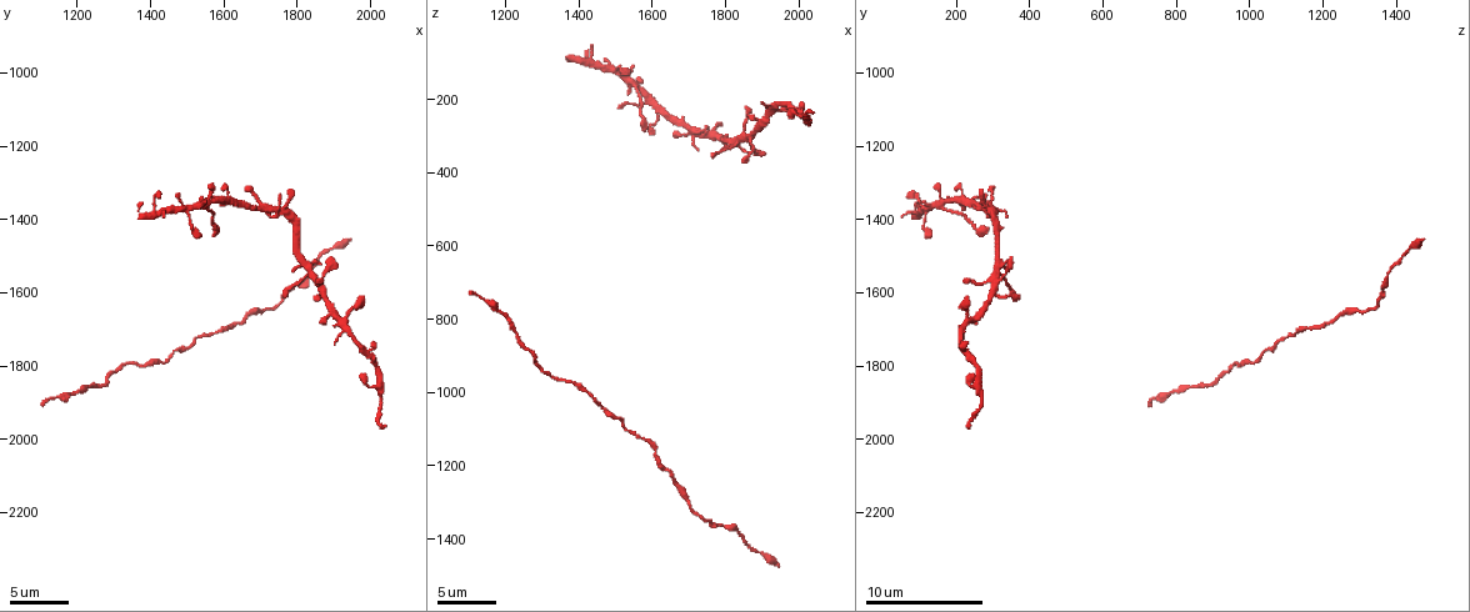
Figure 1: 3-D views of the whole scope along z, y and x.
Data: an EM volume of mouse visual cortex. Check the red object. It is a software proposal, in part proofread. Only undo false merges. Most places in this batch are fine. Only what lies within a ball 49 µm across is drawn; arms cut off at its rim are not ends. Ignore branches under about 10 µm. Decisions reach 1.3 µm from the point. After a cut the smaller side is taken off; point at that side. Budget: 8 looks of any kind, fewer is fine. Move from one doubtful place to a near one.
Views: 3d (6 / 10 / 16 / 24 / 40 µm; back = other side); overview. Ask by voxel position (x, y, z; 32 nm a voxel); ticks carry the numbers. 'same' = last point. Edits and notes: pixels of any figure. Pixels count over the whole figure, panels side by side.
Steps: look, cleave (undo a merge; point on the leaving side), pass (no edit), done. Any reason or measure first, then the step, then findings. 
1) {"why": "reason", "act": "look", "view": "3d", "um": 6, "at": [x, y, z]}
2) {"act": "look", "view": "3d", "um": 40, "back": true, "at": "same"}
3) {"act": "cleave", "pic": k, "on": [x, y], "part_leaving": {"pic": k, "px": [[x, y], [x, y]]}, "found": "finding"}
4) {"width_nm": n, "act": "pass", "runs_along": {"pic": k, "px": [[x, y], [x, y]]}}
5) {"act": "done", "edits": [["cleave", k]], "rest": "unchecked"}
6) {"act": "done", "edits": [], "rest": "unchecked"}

{"why": "four-way junction", "act": "look", "view": "3d", "um": 10, "at": [1570, 1350, 180]}

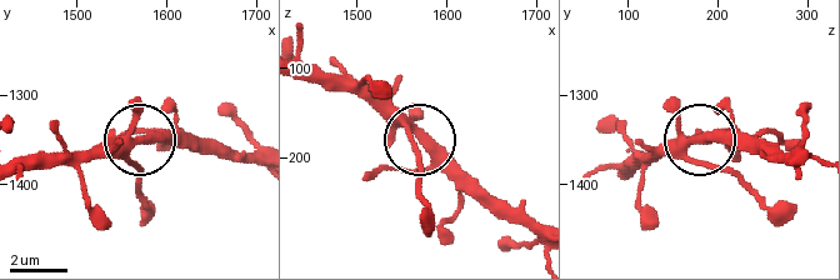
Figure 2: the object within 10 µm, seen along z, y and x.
{"act": "pass", "found": "all the same cell"}

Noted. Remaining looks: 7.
{"why": "looks like a crossing", "act": "look", "view": "3d", "um": 10, "at": [1830, 1540, 310]}

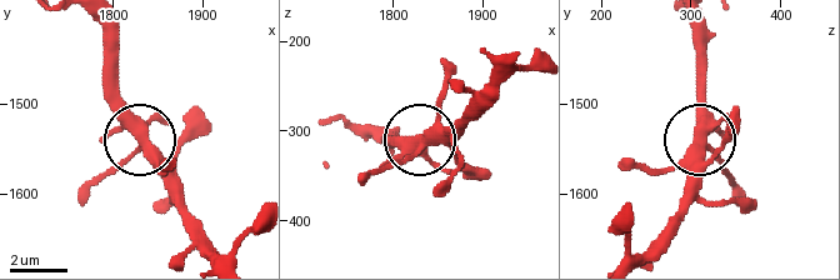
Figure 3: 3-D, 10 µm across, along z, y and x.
{"width_nm": 390, "act": "pass", "found": "one cell here"}

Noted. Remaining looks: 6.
{"why": "thick turns thin", "act": "look", "view": "3d", "um": 6, "at": [1920, 1670, 240]}

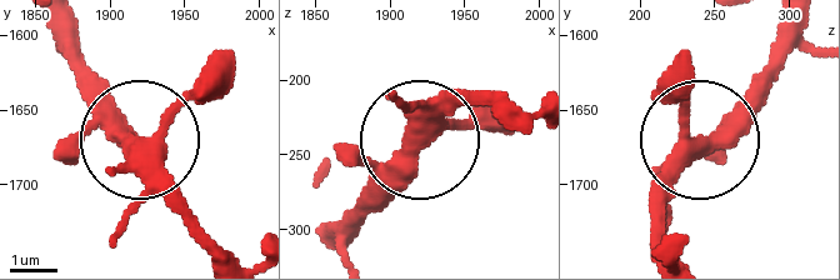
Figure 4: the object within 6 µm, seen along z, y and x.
{"act": "pass", "found": "all the same cell"}

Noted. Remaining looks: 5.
{"act": "look", "view": "3d", "um": 10, "at": [1410, 1790, 990]}

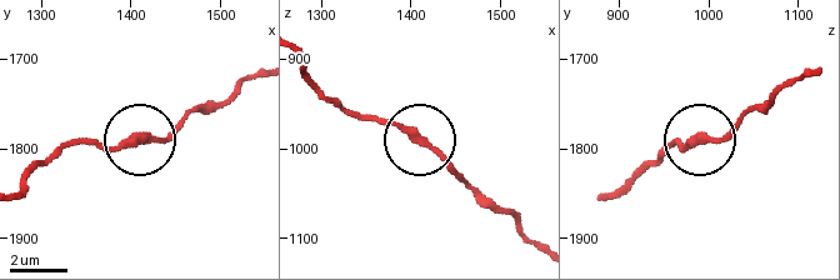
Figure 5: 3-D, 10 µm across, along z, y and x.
{"act": "look", "view": "3d", "um": 10, "back": true, "at": [1405, 1790, 985]}

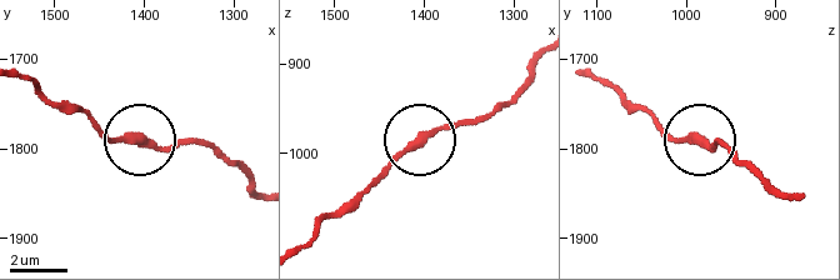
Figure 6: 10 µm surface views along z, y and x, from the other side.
{"width_nm": 270, "act": "pass", "runs_along": {"pic": 6, "px": [[416, 135], [355, 203]]}, "found": "continuous, no second cell"}

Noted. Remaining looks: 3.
{"act": "done", "edits": [], "rest": "unchecked"}

